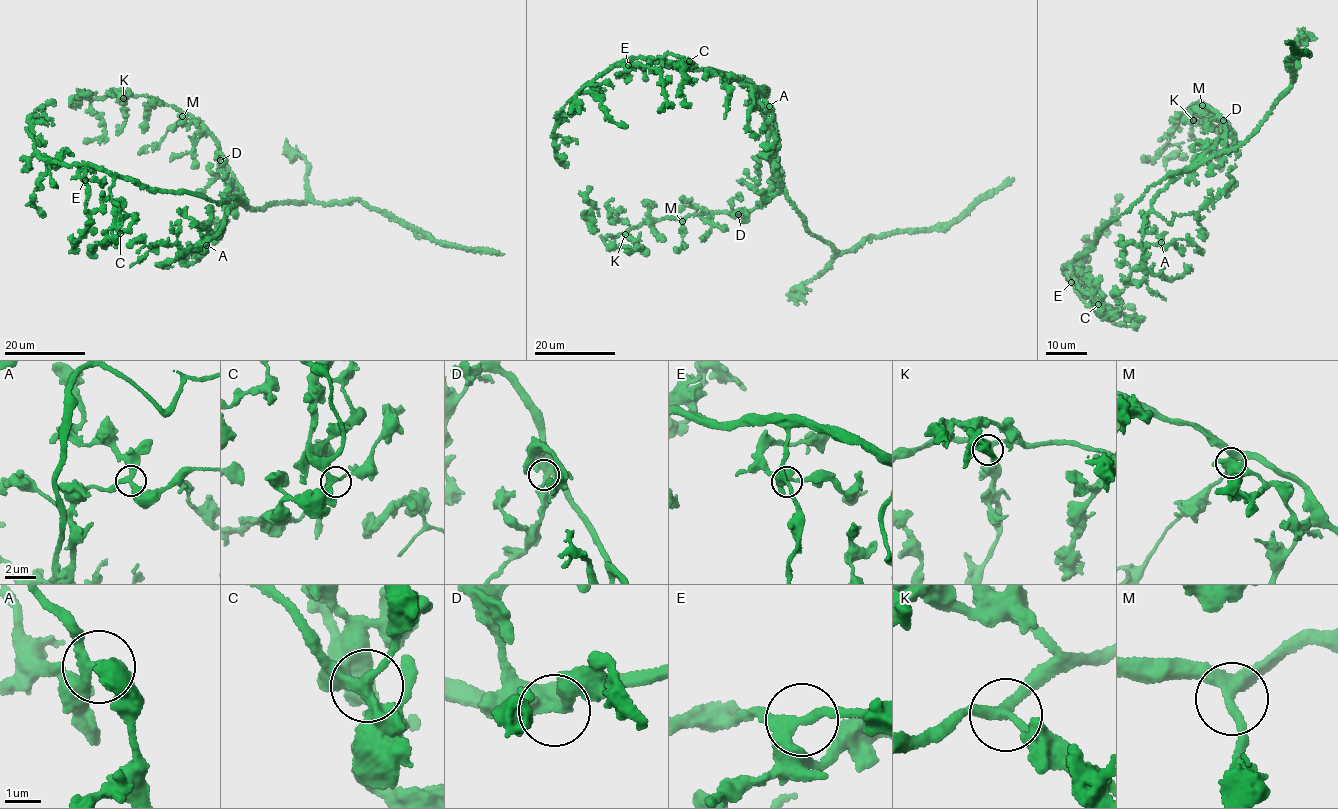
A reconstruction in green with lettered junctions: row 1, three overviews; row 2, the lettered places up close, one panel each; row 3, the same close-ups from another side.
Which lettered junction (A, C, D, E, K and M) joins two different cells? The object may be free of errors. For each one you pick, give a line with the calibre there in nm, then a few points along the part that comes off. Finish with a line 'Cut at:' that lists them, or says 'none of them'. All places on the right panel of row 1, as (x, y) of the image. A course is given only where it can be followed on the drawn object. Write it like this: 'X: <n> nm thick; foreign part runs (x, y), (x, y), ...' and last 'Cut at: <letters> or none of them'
Cut at: none of them

